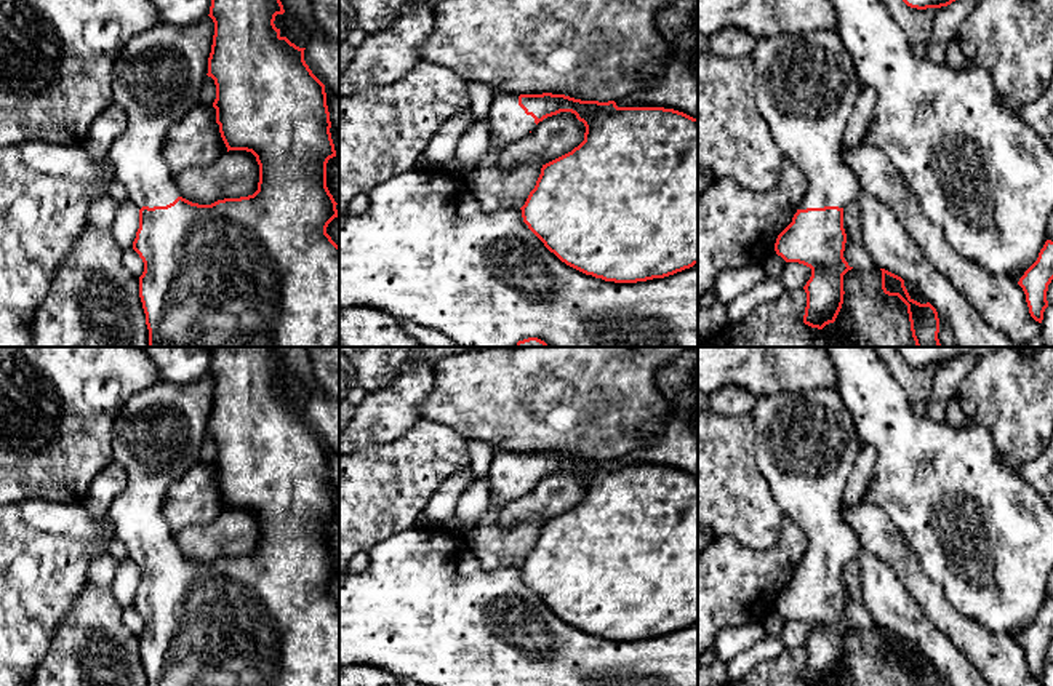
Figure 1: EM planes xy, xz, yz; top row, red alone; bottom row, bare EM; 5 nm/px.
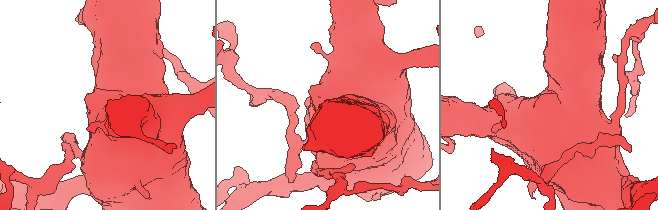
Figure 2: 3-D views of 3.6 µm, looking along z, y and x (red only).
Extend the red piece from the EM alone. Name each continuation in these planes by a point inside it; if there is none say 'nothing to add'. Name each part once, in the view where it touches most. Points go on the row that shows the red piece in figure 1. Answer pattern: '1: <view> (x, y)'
1: xy (157, 77)

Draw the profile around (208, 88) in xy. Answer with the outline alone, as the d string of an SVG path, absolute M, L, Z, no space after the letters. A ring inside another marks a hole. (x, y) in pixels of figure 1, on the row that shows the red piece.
M206 75L198 98L198 106L211 106L216 99L216 85L211 77Z

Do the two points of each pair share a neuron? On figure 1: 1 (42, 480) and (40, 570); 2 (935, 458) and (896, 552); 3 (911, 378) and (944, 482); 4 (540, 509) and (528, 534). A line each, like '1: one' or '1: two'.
1: two
2: two
3: two
4: two

